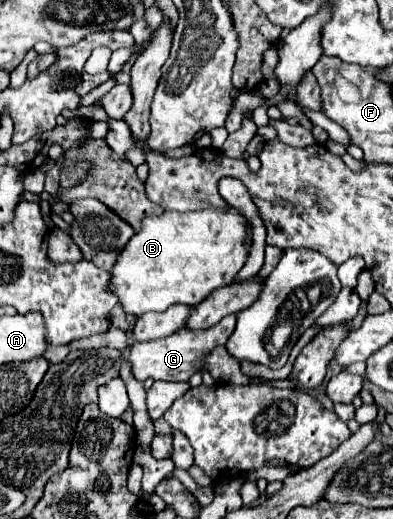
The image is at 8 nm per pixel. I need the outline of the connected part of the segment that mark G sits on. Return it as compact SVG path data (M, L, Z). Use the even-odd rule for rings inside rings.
M229 315L209 329L201 329L201 331L193 331L193 333L189 333L189 329L179 329L177 333L173 333L165 339L133 343L131 353L129 353L131 373L137 381L145 381L149 377L155 381L189 381L189 377L201 369L203 357L207 357L213 347L225 345L225 341L233 333L233 329L235 329L235 315Z

